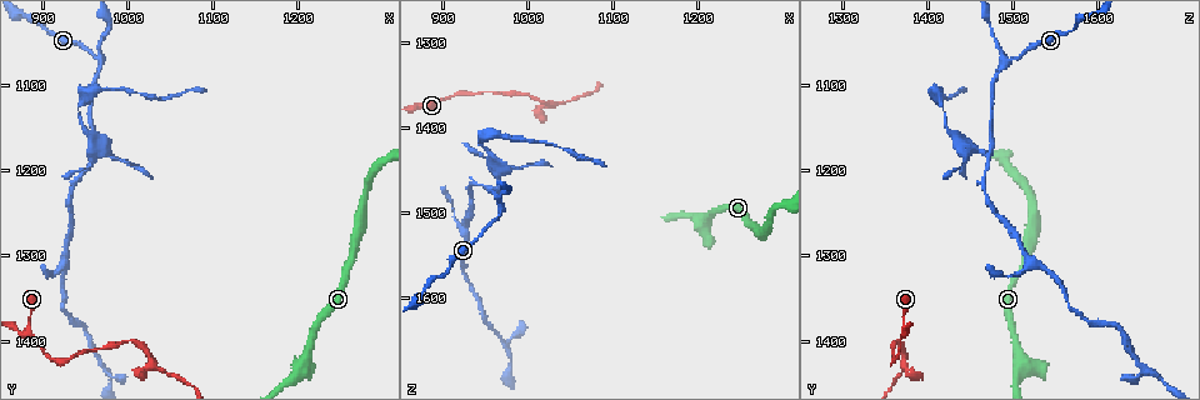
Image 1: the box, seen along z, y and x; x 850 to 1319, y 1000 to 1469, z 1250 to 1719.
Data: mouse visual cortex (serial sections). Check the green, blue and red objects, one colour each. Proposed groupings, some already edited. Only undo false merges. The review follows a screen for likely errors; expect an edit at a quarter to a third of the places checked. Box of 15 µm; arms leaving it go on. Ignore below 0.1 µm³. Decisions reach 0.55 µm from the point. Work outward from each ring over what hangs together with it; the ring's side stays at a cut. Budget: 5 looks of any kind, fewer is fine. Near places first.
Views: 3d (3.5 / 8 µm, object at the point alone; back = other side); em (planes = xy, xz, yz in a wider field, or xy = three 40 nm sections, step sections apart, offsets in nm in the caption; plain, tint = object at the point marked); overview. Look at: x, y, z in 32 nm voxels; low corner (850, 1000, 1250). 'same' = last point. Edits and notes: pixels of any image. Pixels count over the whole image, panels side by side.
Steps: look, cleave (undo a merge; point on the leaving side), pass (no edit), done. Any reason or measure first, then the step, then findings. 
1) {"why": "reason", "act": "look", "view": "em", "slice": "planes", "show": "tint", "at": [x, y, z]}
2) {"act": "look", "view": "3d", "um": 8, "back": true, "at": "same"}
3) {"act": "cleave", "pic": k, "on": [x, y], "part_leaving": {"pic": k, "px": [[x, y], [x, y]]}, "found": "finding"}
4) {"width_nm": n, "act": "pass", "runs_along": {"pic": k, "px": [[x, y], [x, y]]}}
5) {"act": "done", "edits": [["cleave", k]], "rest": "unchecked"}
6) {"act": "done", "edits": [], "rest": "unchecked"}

{"why": "three-way junction", "act": "look", "view": "em", "slice": "xy", "step": 5, "show": "tint", "at": [970, 1070, 1495]}

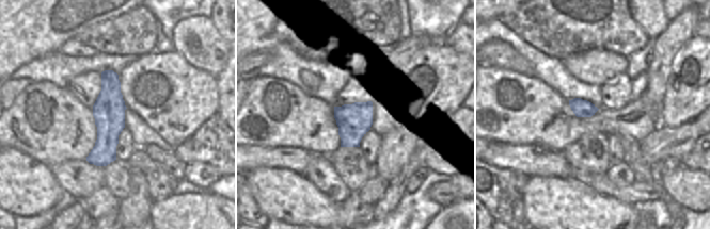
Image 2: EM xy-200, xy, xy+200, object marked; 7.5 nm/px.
{"act": "look", "view": "3d", "um": 3.5, "at": "same"}

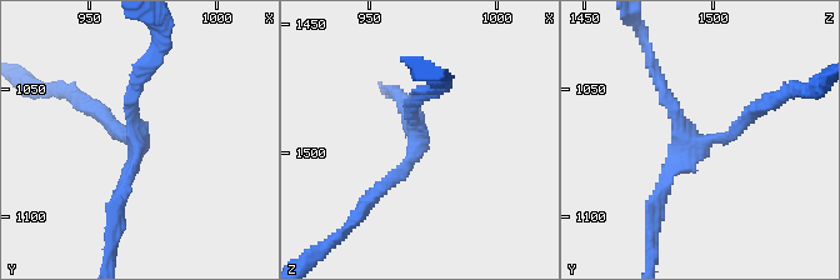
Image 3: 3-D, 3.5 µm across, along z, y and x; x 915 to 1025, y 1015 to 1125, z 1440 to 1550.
{"arm_widths_nm": [200, 200, 200], "act": "pass", "runs_along": {"pic": 2, "px": [[110, 72], [108, 138], [92, 161]]}, "found": "one cell here"}

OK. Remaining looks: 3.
{"why": "three arms meet", "act": "look", "view": "3d", "um": 3.5, "at": [965, 1180, 1470]}

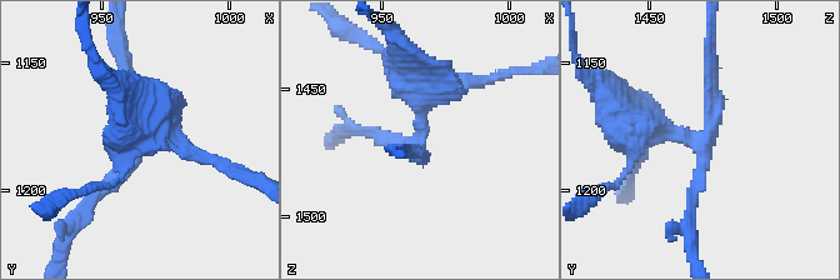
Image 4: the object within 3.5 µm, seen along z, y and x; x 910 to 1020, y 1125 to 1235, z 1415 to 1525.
{"why": "need the tissue", "act": "look", "view": "em", "slice": "xy", "step": 2, "show": "tint", "at": [964, 1181, 1471]}

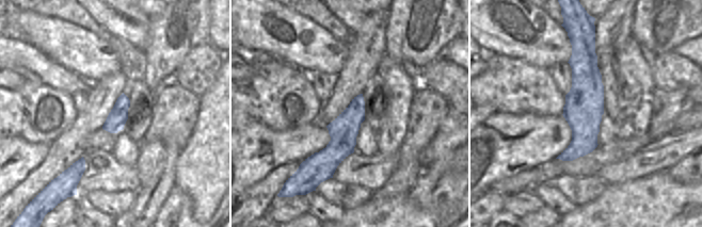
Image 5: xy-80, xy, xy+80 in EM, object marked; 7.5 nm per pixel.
{"why": "cut it another way", "act": "look", "view": "em", "slice": "xy", "step": 5, "show": "tint", "at": "same"}

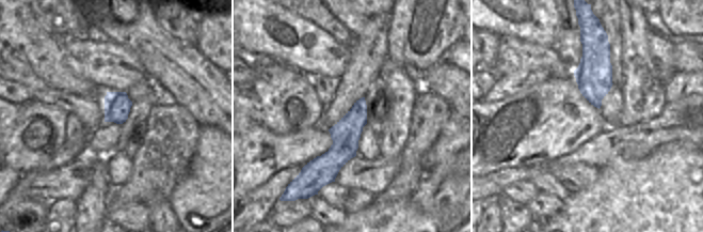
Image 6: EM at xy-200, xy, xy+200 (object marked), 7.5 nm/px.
{"arm_widths_nm": [150, 200, 350], "act": "cleave", "pic": 4, "on": [171, 134], "part_leaving": {"pic": 4, "px": [[681, 134], [628, 126], [593, 84]]}, "found": "two cells meet here"}

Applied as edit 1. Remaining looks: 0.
{"act": "done", "edits": [["cleave", 4]], "rest": "unchecked"}

